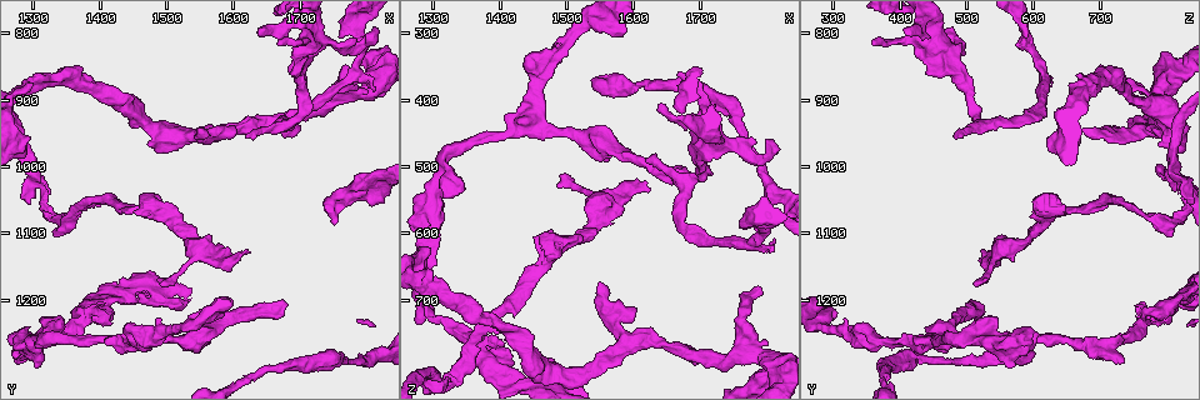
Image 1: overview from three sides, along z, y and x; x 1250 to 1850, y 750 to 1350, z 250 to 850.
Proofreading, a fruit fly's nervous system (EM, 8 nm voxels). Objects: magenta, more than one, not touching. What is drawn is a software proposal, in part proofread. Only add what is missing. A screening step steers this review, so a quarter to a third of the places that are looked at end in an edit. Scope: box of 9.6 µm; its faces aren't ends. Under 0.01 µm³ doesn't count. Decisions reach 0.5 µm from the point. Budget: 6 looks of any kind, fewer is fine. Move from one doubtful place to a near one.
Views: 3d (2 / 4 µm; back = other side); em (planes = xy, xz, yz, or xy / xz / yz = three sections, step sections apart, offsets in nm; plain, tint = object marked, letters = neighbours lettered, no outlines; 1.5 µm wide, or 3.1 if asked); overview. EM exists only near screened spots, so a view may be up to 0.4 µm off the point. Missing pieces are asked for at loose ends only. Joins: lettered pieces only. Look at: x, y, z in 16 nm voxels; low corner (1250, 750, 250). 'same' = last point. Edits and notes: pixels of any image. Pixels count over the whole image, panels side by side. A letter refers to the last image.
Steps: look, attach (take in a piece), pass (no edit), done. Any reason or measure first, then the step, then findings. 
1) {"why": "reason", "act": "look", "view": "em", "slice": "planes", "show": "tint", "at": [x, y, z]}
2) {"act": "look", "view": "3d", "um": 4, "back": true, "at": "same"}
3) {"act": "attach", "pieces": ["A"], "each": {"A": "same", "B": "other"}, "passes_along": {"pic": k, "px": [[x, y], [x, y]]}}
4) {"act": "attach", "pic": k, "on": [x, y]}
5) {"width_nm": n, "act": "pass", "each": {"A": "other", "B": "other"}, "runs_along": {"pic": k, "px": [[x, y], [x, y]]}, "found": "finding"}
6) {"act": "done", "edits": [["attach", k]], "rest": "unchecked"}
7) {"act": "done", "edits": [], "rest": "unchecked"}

{"why": "free end", "act": "look", "view": "3d", "um": 4, "at": [1620, 1125, 520]}

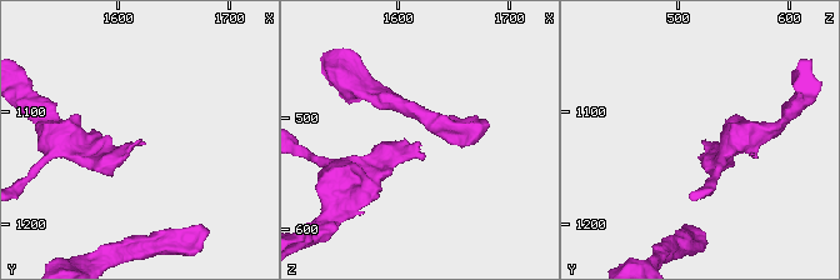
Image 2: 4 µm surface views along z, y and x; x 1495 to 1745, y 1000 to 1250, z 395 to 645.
{"why": "shape alone is not enough", "act": "look", "view": "em", "slice": "xy", "step": 8, "show": "tint", "at": [1622, 1128, 522]}

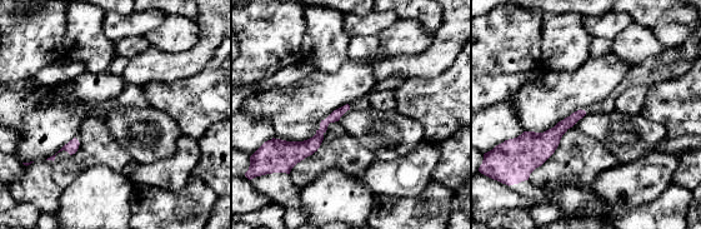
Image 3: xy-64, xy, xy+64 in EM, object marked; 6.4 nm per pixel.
{"act": "look", "view": "em", "slice": "planes", "show": "letters", "at": "same"}

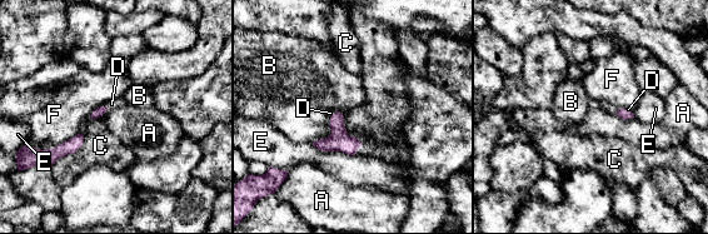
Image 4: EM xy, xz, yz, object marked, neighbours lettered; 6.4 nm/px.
{"act": "attach", "pieces": ["D"], "each": {"A": "other", "B": "other", "C": "other", "D": "same", "E": "other", "F": "other"}, "passes_along": {"pic": 4, "px": [[339, 140], [358, 140], [368, 144]]}, "found": "the neuron continues"}

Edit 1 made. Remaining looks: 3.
{"why": "free end", "act": "look", "view": "3d", "um": 2, "at": [1695, 865, 440]}

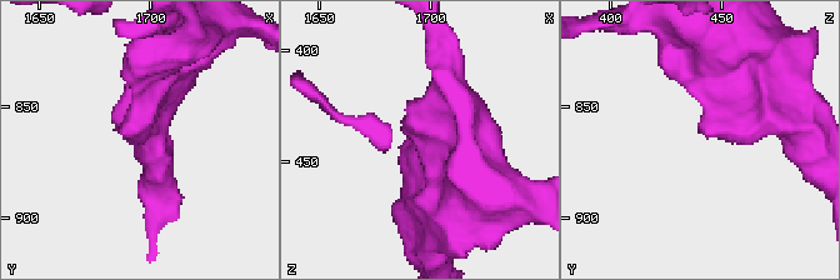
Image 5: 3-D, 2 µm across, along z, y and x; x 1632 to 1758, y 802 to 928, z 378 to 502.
{"act": "look", "view": "em", "slice": "planes", "show": "letters", "at": [1692, 862, 441]}

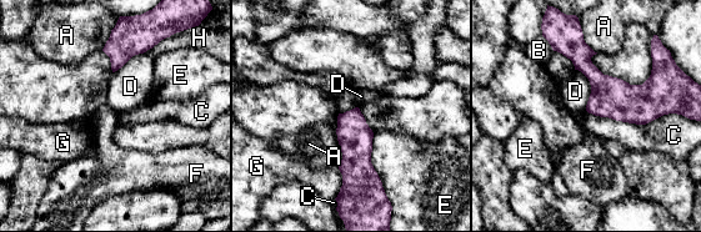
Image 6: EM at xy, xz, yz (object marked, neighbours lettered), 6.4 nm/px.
{"longest_contact_nm": ["C", 600], "act": "pass", "each": {"A": "other", "B": "other", "C": "other", "D": "other", "E": "other", "F": "other", "G": "other", "H": "other"}, "runs_along": {"pic": 6, "px": [[556, 48], [621, 101], [666, 106]]}, "found": "none of them fits"}

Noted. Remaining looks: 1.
{"why": "branch stops here", "act": "look", "view": "em", "slice": "planes", "show": "letters", "at": [1310, 1300, 570]}

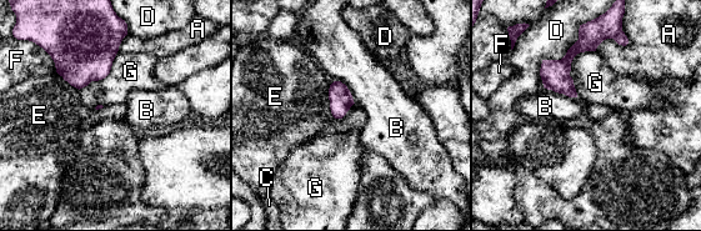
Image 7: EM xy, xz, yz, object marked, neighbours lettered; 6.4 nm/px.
{"longest_contact_nm": ["D", 460], "act": "pass", "each": {"A": "other", "B": "other", "C": "other", "D": "other", "E": "other", "F": "other", "G": "other"}, "border": {"pic": 7, "px": [[595, 50], [571, 63], [576, 96]]}, "found": "no lettered piece goes on from it"}

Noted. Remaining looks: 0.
{"act": "done", "edits": [["attach", 4]], "rest": "unchecked"}

